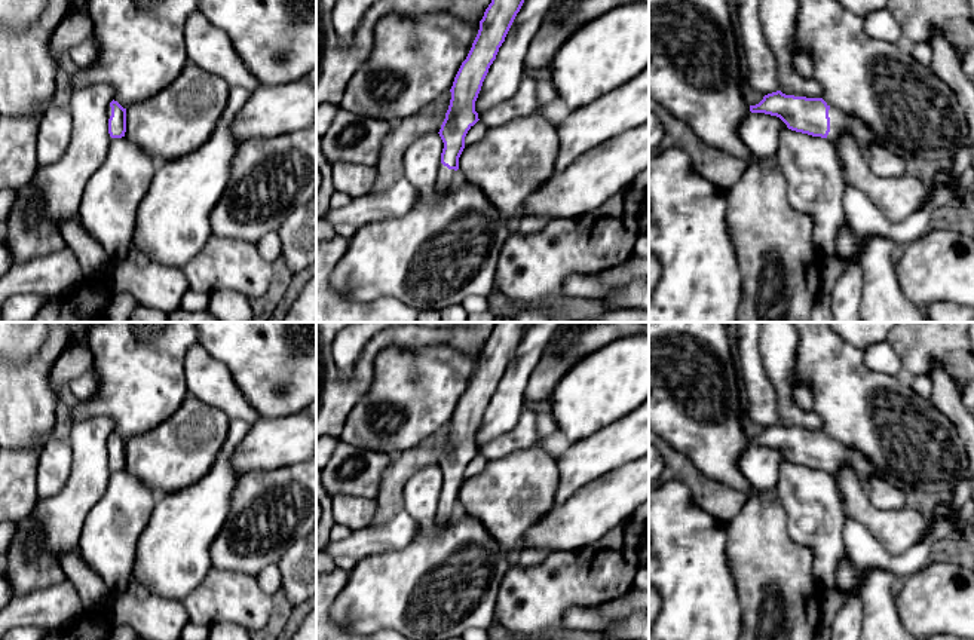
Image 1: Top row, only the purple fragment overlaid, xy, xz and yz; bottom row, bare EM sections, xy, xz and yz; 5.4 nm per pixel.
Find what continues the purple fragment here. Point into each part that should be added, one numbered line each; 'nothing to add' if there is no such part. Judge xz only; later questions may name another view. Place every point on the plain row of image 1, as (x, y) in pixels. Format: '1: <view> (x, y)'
1: xz (446, 508)

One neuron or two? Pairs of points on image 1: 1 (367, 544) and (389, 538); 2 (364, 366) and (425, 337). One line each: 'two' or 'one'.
1: one
2: one

